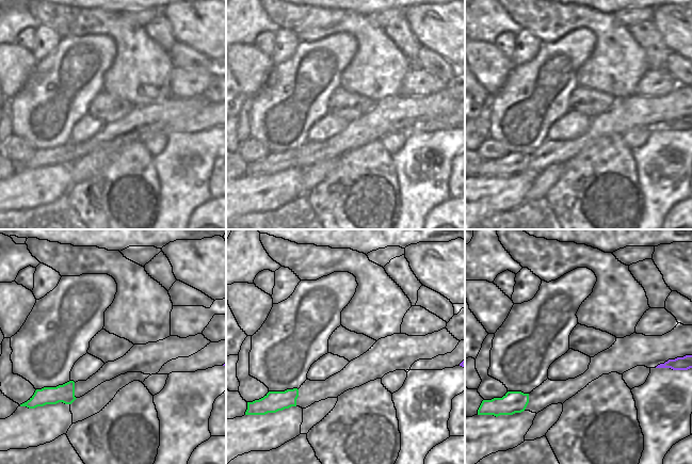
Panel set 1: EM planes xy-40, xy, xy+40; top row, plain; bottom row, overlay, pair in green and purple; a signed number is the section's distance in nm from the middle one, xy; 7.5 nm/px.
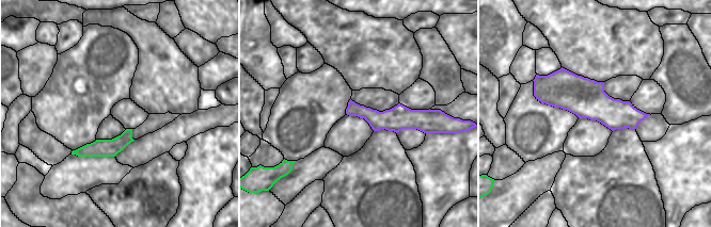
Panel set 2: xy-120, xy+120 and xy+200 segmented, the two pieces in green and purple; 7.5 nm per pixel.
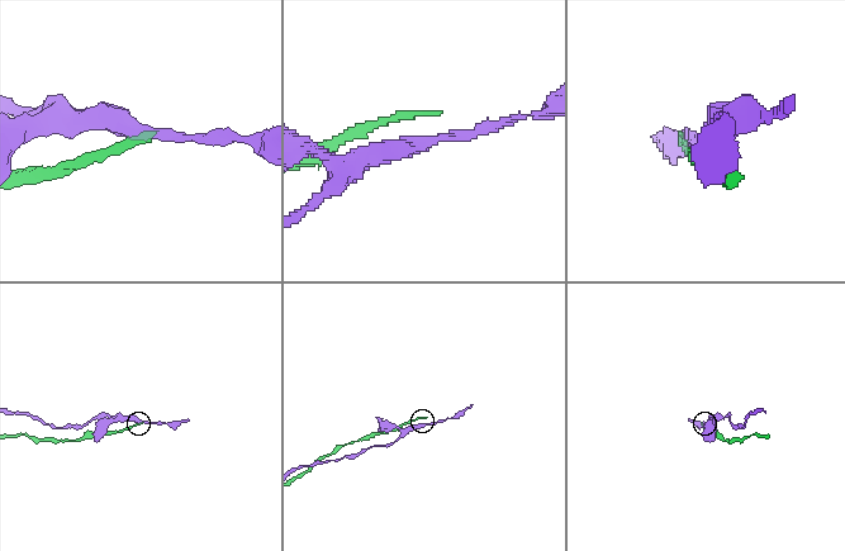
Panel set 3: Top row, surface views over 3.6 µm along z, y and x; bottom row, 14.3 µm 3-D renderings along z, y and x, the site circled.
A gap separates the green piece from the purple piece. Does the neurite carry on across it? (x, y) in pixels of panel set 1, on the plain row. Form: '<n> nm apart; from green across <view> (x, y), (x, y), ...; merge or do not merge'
1000 nm apart; from green across xy+40 (528, 155), (656, 128); do not merge

